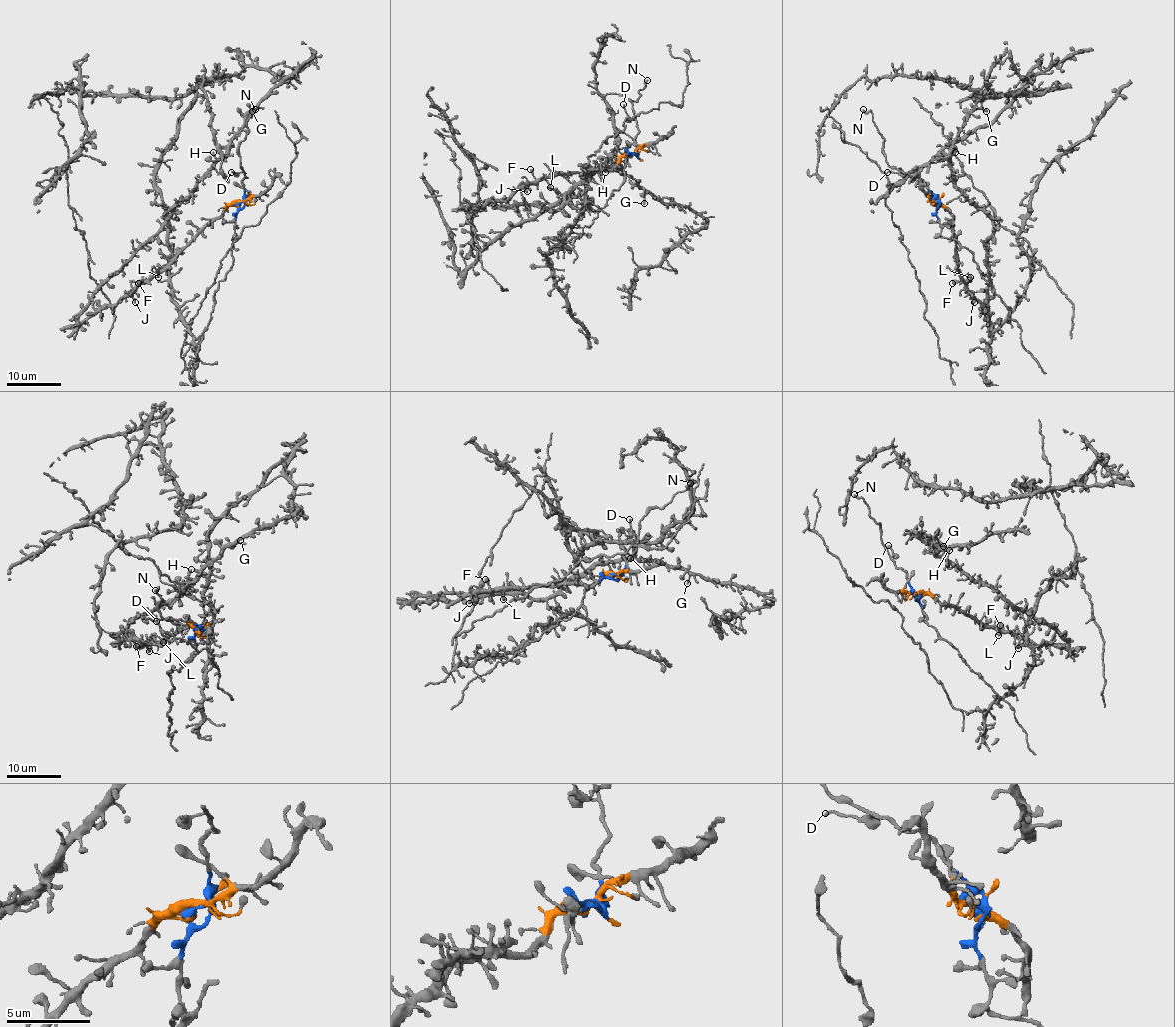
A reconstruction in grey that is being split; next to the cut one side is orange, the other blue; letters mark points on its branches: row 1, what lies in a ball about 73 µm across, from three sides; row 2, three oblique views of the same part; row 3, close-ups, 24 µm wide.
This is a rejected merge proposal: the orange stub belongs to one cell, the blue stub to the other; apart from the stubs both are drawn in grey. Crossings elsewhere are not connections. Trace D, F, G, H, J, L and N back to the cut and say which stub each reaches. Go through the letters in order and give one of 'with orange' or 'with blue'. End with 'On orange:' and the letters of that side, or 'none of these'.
D: with blue
F: with orange
G: with orange
H: with orange
J: with orange
L: with orange
N: with blue
On orange: F, G, H, J, L

